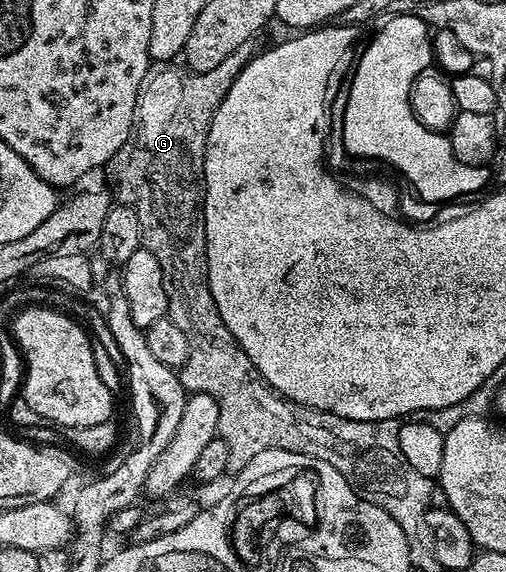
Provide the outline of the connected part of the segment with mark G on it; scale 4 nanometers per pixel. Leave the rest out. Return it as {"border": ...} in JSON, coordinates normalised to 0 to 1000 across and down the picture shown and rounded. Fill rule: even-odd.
{"border":[[[462,89],[429,121],[413,121],[405,128],[387,131],[375,121],[352,124],[346,114],[314,114],[292,122],[289,138],[275,150],[271,177],[267,178],[267,220],[259,241],[239,253],[239,260],[219,278],[219,320],[227,325],[223,341],[237,357],[265,362],[271,386],[279,386],[283,402],[281,430],[291,434],[318,463],[318,477],[326,484],[330,500],[330,535],[334,554],[366,580],[377,594],[377,621],[370,636],[358,643],[362,680],[372,687],[413,687],[433,710],[433,757],[431,766],[453,778],[451,825],[466,827],[496,799],[520,785],[567,785],[577,792],[617,795],[634,806],[646,806],[692,841],[694,850],[733,876],[749,872],[749,865],[773,865],[765,858],[765,830],[749,823],[749,809],[773,809],[773,802],[789,802],[792,785],[781,788],[781,773],[787,771],[791,734],[755,733],[753,736],[698,736],[682,729],[666,729],[648,719],[605,712],[581,705],[553,691],[532,671],[520,677],[512,670],[516,652],[502,642],[500,631],[474,614],[464,593],[445,575],[437,554],[425,538],[421,519],[413,512],[409,497],[409,423],[405,421],[405,393],[401,392],[401,262],[413,240],[413,226],[445,163],[460,149],[460,142],[476,128],[484,108],[480,89]],[[464,628],[464,656],[457,649],[425,649],[415,656],[409,650],[409,635],[433,642],[439,635],[457,635]]]}

